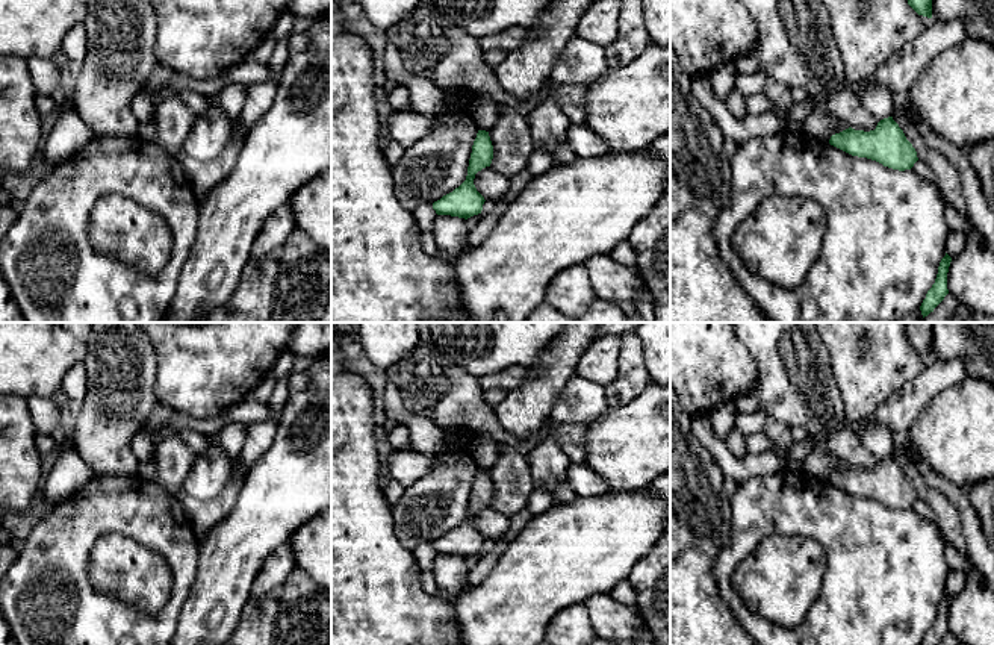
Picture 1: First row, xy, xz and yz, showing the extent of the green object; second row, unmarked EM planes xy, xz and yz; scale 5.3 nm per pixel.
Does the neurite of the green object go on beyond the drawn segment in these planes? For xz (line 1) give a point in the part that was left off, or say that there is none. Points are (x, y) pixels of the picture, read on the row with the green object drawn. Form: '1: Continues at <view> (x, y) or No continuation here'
1: No continuation here

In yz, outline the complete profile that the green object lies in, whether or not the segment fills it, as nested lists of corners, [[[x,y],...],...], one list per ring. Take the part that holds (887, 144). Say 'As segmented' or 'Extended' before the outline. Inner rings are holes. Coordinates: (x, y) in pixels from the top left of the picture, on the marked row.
As segmented. [[[893,117],[881,120],[870,132],[849,127],[832,135],[829,144],[852,156],[867,157],[899,171],[911,170],[918,160],[915,148]]]

